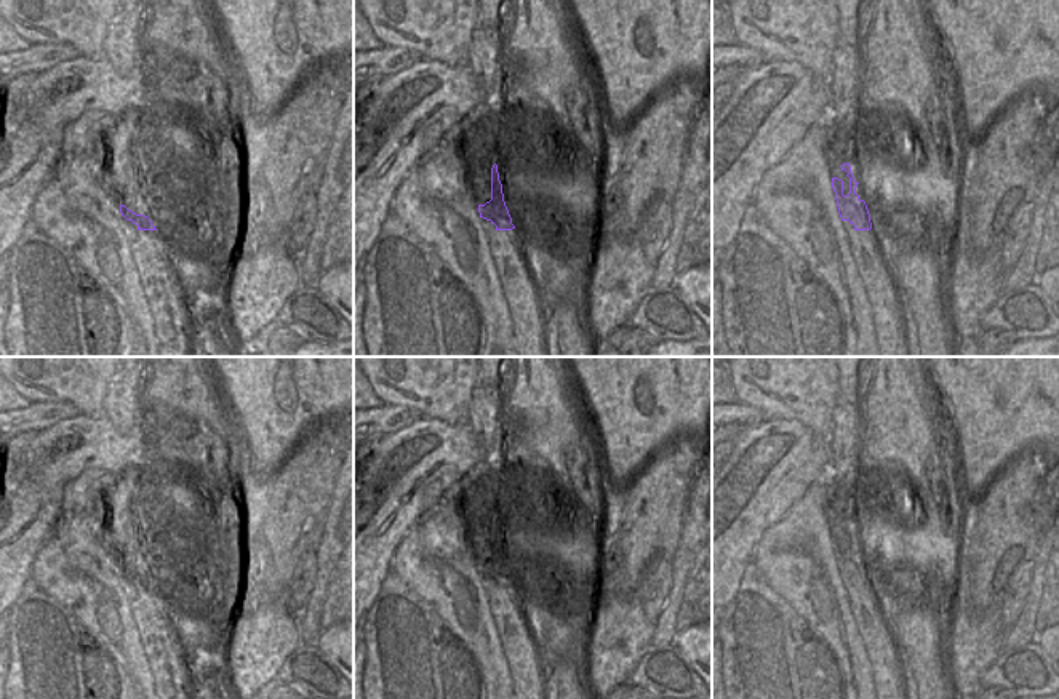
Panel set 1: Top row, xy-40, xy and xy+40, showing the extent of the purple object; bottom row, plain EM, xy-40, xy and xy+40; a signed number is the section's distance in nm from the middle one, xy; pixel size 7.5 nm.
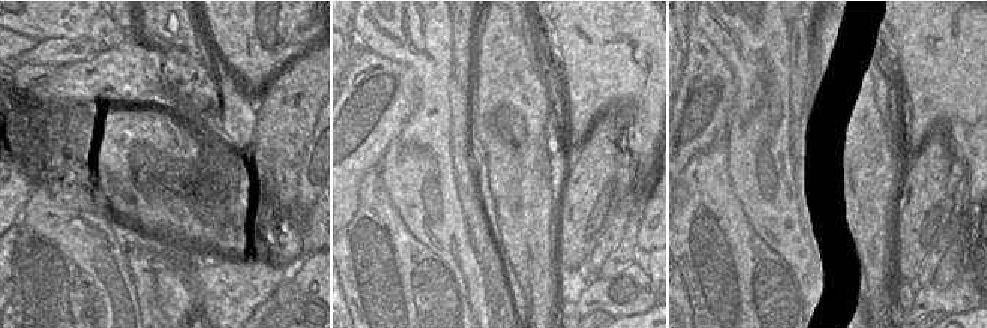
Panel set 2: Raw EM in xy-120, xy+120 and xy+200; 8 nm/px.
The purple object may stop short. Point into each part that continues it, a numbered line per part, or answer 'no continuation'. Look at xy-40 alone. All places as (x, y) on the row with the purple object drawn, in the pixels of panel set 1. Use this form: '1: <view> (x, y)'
no continuation.

